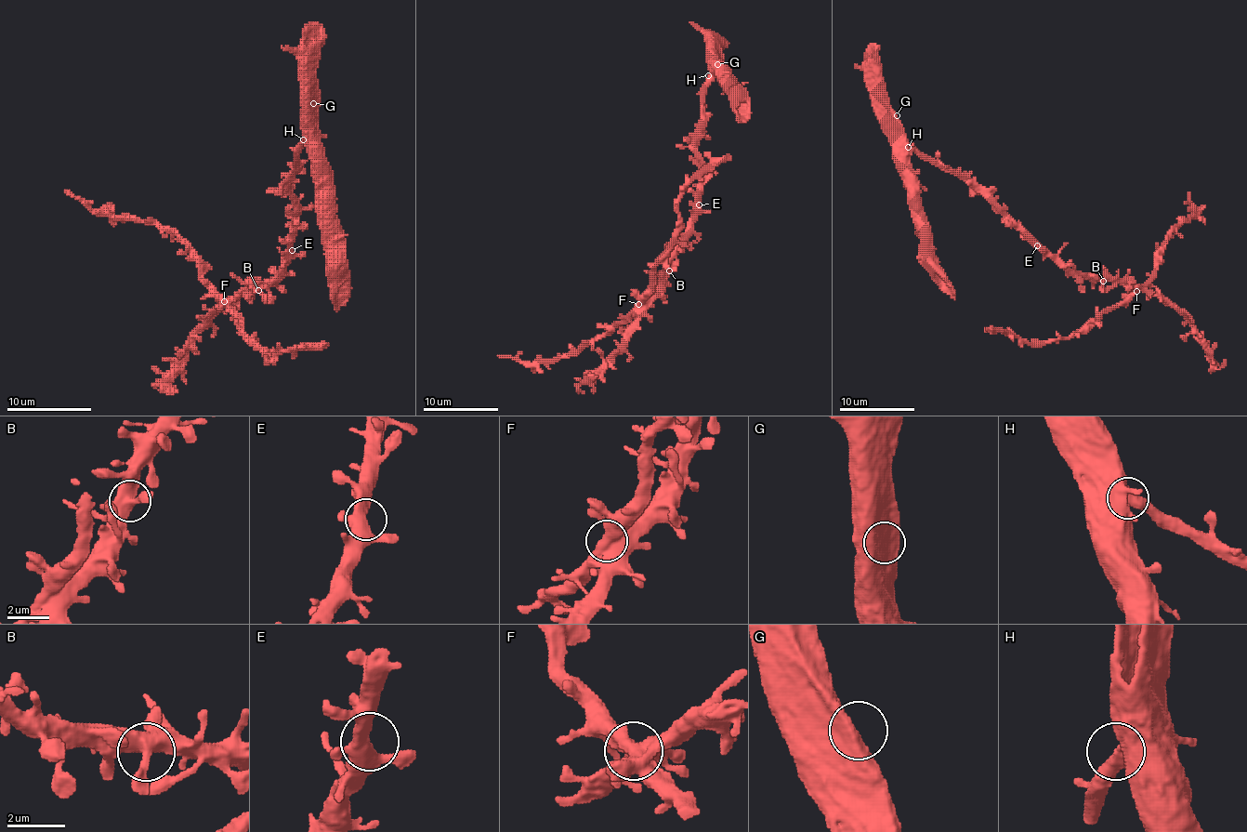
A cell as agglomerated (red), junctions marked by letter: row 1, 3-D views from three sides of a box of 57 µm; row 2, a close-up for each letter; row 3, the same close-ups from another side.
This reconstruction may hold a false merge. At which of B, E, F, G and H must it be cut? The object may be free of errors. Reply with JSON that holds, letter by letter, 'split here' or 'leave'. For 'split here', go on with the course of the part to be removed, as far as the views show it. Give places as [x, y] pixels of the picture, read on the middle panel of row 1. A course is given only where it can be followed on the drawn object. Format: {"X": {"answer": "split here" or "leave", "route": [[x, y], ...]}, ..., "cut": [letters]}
{"B": {"answer": "leave"}, "E": {"answer": "leave"}, "F": {"answer": "leave"}, "G": {"answer": "leave"}, "H": {"answer": "leave"}, "cut": []}

